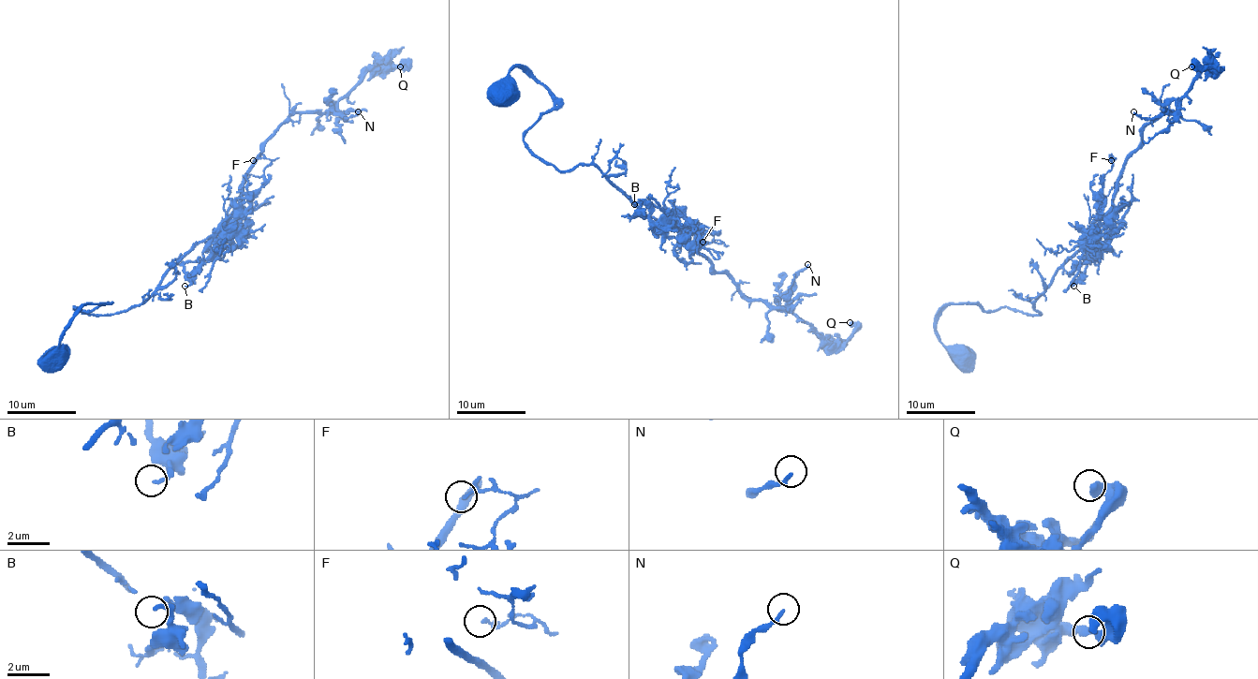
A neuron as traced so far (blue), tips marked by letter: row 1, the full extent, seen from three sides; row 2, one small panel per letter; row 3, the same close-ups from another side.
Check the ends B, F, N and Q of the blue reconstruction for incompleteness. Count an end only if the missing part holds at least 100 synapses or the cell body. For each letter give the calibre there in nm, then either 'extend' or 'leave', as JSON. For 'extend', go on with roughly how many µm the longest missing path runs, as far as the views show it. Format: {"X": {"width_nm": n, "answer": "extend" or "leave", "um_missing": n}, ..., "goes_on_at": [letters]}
{"B": {"width_nm": 190, "answer": "leave"}, "F": {"width_nm": 130, "answer": "leave"}, "N": {"width_nm": 150, "answer": "leave"}, "Q": {"width_nm": 460, "answer": "leave"}, "goes_on_at": []}

